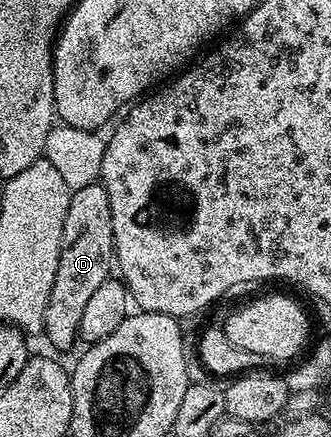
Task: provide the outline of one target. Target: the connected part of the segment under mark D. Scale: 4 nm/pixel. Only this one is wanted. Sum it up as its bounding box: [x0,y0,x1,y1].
[43,183,114,349]

